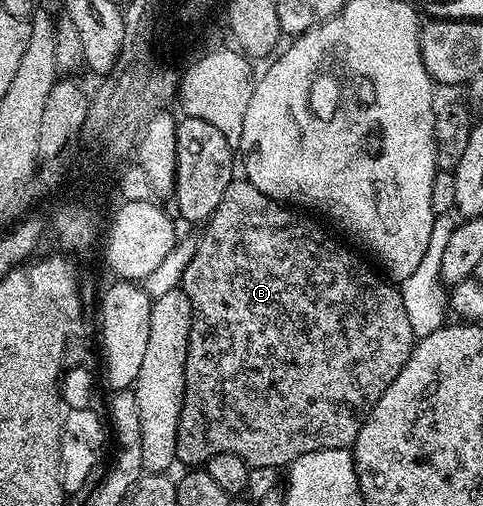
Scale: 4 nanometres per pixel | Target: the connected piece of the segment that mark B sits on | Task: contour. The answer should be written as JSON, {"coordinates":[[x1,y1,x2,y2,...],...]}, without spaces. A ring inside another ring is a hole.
{"coordinates":[[234,180,227,192,223,192,219,208,215,208,209,221,204,223,202,230,205,231,199,234,195,256,191,256,191,264,187,264,187,272,183,272,180,284,180,289,184,290,191,300,193,309,191,336,187,348,185,395,181,419,177,425,177,462,185,465,185,468,204,467,211,456,223,452,239,456,253,468,285,468,307,452,344,450,352,447,353,441,359,436,359,428,364,424,365,417,371,412,379,396,387,392,391,380,399,376,403,364,407,364,411,356,415,335,411,328,411,320,407,320,407,308,403,308,400,289,388,277,378,273,372,265,369,267,355,251,348,250,341,242,336,242,319,223,312,222,304,216,309,217,290,208,286,203,277,202,271,196,259,192,255,184,247,180]]}

